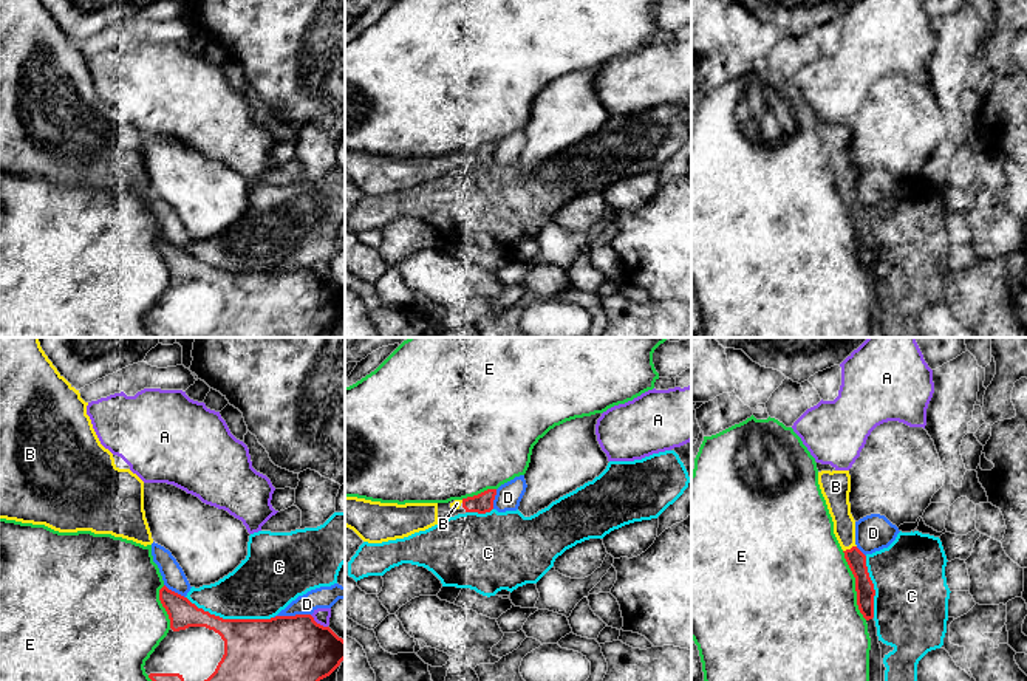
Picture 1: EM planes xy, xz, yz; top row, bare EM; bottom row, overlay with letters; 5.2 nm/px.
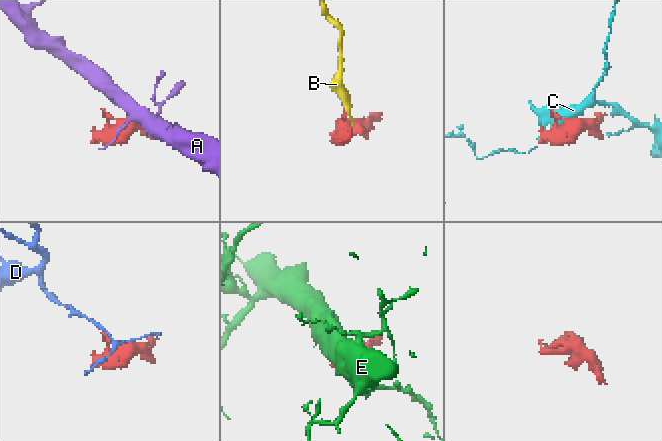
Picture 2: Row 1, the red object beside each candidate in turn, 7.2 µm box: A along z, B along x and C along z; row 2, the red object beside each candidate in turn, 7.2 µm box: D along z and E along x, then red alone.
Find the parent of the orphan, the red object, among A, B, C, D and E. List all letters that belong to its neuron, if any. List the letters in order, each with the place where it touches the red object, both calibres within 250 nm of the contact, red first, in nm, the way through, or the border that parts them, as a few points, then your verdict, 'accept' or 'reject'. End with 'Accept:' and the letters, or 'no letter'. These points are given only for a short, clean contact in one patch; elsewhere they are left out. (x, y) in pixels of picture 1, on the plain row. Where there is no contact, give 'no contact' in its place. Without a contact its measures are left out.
A: contact xy (319, 277); calibres 440 and 80 nm; reject
B: contact yz (851, 201); calibres 100 and 120 nm; accept
C: contact xy (229, 273); calibres 380 and 320 nm; reject
D: contact xy (291, 270); calibres 460 and 110 nm; reject
E: contact yz (856, 239); calibres 100 and 500 nm; reject
Accept: B

